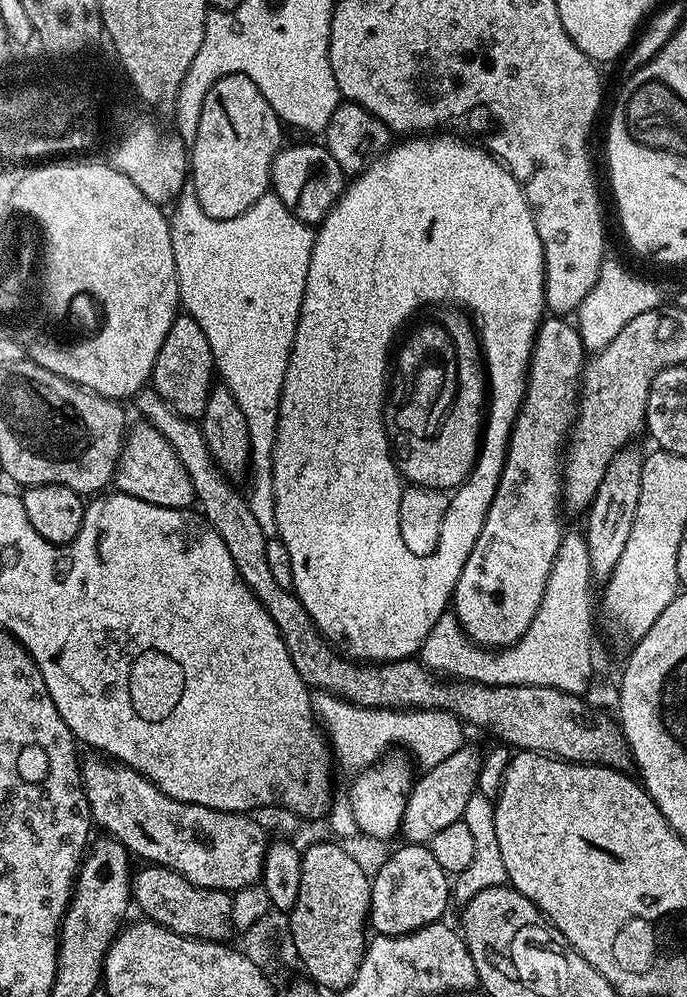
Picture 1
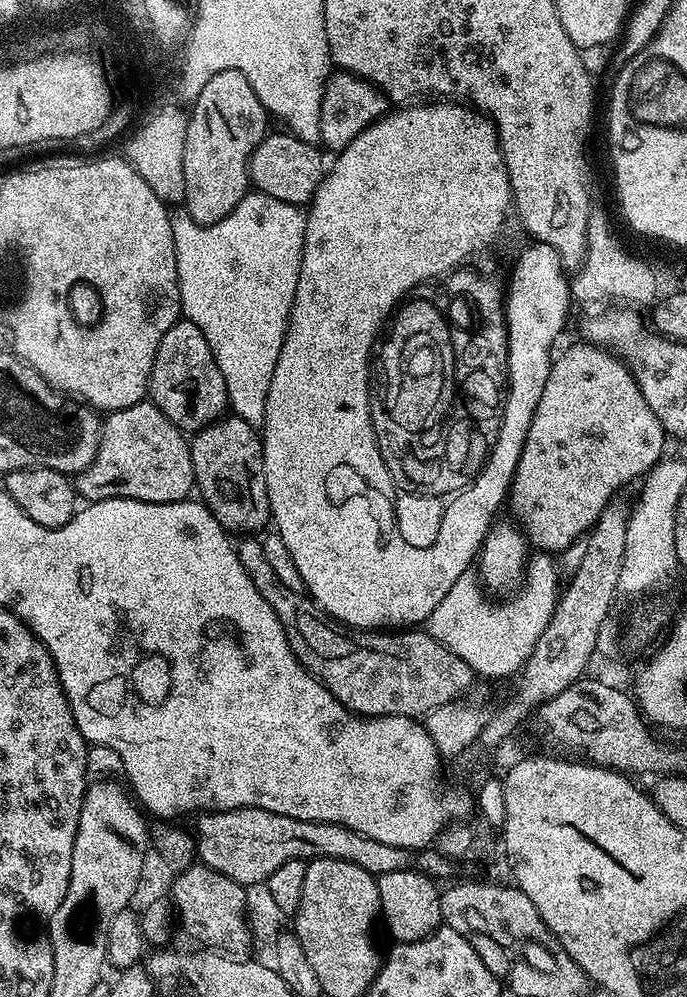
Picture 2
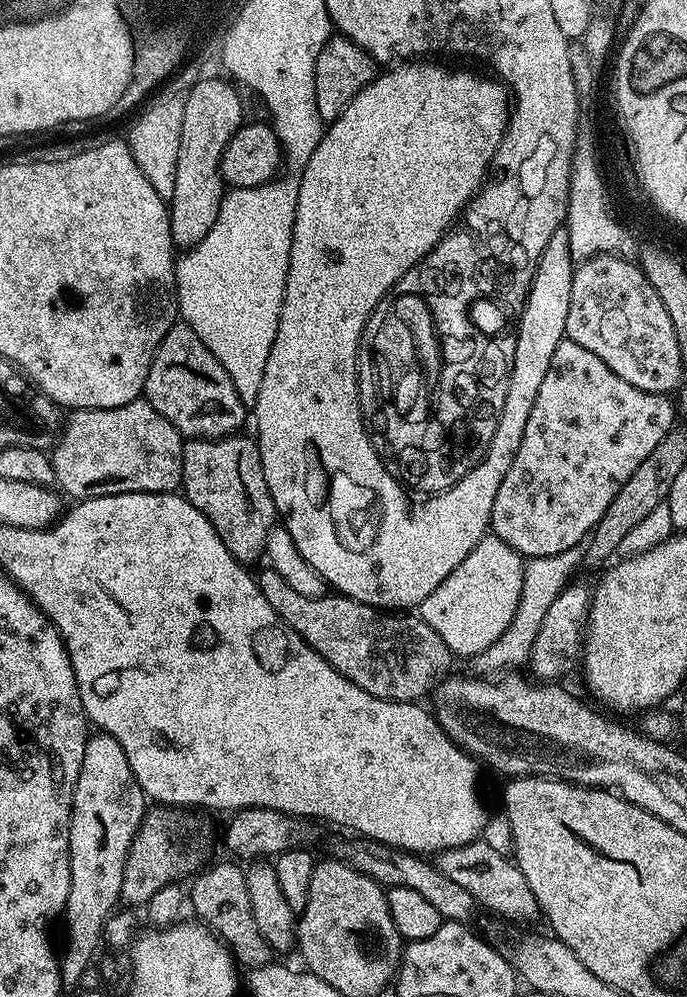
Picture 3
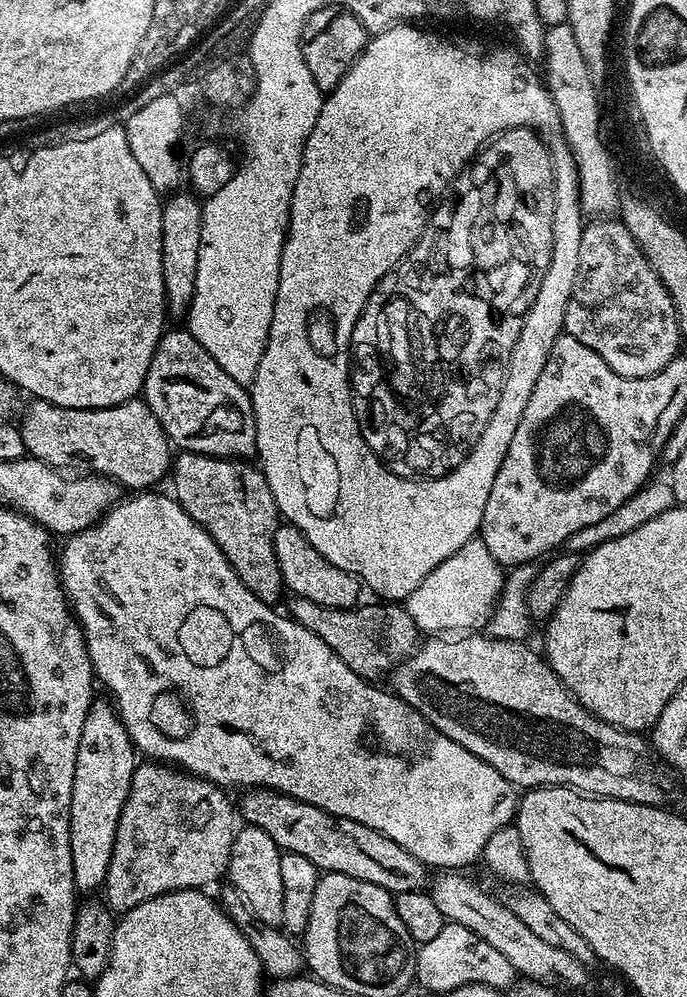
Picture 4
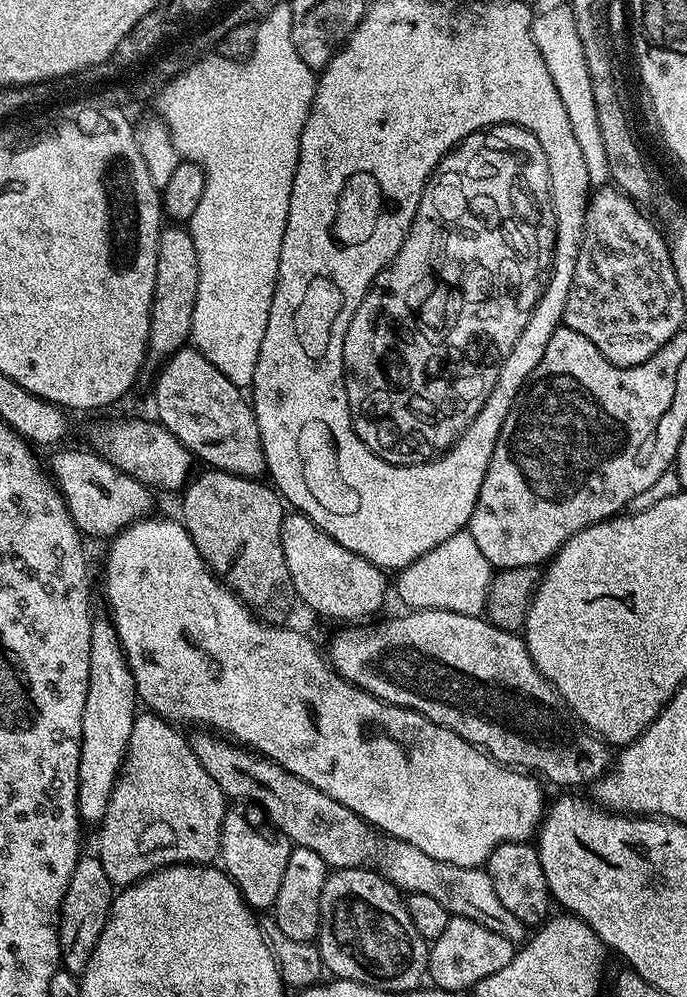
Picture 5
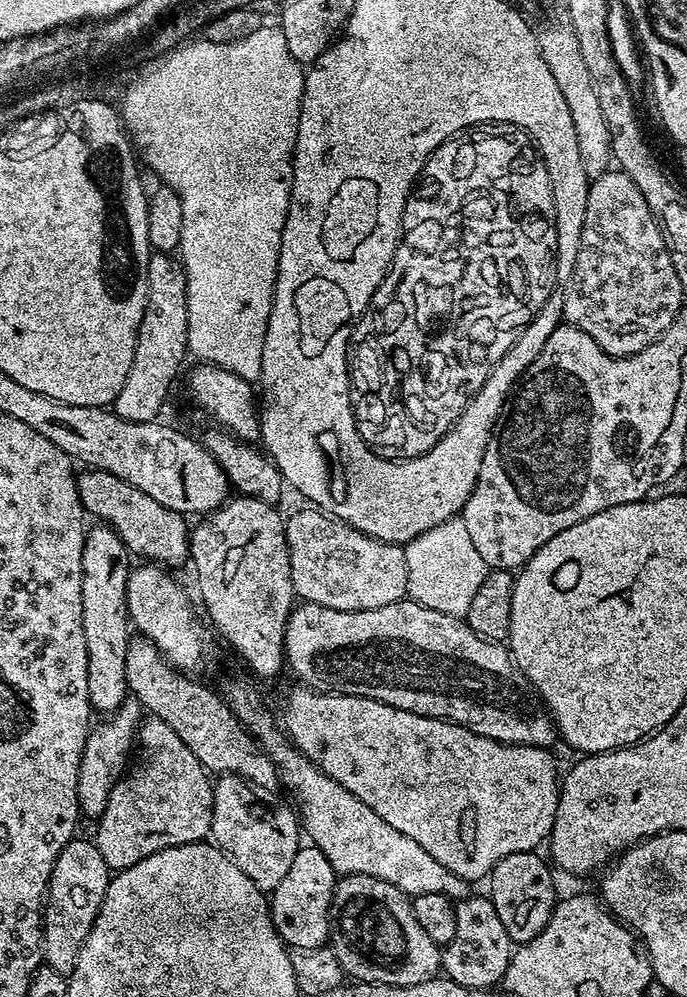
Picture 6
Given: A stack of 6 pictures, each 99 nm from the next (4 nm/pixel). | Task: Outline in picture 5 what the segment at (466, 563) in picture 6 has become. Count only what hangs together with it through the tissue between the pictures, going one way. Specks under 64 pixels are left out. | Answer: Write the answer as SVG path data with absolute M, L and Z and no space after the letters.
M467 530L446 538L434 550L422 554L410 566L404 568L394 580L394 596L397 596L408 610L433 608L450 610L467 616L479 616L488 602L488 588L492 585L494 569L492 563L478 550L478 542Z

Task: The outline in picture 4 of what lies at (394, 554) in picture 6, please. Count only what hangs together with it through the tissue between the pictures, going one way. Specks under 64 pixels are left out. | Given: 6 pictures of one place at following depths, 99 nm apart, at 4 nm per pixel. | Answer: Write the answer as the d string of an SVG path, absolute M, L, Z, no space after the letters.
M284 522L274 534L274 554L278 558L278 566L282 570L284 587L292 596L310 598L310 602L318 602L318 606L331 608L350 608L361 599L362 585L356 577L346 570L338 570L310 546L310 542L293 524Z

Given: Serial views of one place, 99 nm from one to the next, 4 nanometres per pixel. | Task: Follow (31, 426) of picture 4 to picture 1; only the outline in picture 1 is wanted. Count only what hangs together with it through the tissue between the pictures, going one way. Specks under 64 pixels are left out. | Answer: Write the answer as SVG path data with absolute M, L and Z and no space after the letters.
M146 422L139 423L133 423L124 437L124 448L116 464L115 491L142 498L142 502L150 502L154 506L191 509L196 495L182 458L178 458L174 446L170 446L170 442L166 442L158 430Z

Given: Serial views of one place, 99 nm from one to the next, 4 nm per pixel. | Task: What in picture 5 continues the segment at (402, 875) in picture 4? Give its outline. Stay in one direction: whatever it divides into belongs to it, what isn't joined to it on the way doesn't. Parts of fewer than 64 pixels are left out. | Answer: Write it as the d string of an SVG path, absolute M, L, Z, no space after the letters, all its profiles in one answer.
M204 730L197 732L200 733L190 740L193 753L226 797L258 805L264 811L267 823L295 847L314 850L314 854L325 860L332 870L363 868L371 865L376 855L376 859L381 855L377 829L354 814L354 810L342 806L342 802L334 802L334 798L322 794L322 790L310 782L290 774L290 770L267 760L258 752Z

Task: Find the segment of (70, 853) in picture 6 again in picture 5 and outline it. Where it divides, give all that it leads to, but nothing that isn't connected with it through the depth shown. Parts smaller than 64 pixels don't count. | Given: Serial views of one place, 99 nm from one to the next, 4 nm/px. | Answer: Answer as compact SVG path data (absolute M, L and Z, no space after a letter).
M81 855L74 866L74 874L70 880L70 886L64 895L64 904L60 908L60 963L63 971L72 973L79 978L84 975L86 966L98 946L98 938L106 926L108 917L112 915L112 902L114 899L114 885L106 876L102 868L102 862L95 855Z

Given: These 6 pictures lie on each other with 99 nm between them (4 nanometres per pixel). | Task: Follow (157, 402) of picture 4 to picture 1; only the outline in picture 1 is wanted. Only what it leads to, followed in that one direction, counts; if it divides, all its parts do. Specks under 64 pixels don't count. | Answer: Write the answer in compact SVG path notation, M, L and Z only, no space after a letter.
M187 314L177 315L170 326L170 334L166 334L166 342L162 342L162 350L158 350L156 365L152 371L151 387L178 414L193 418L203 417L208 396L214 383L214 365L210 342L206 342L206 334L202 334L202 326L194 322Z

